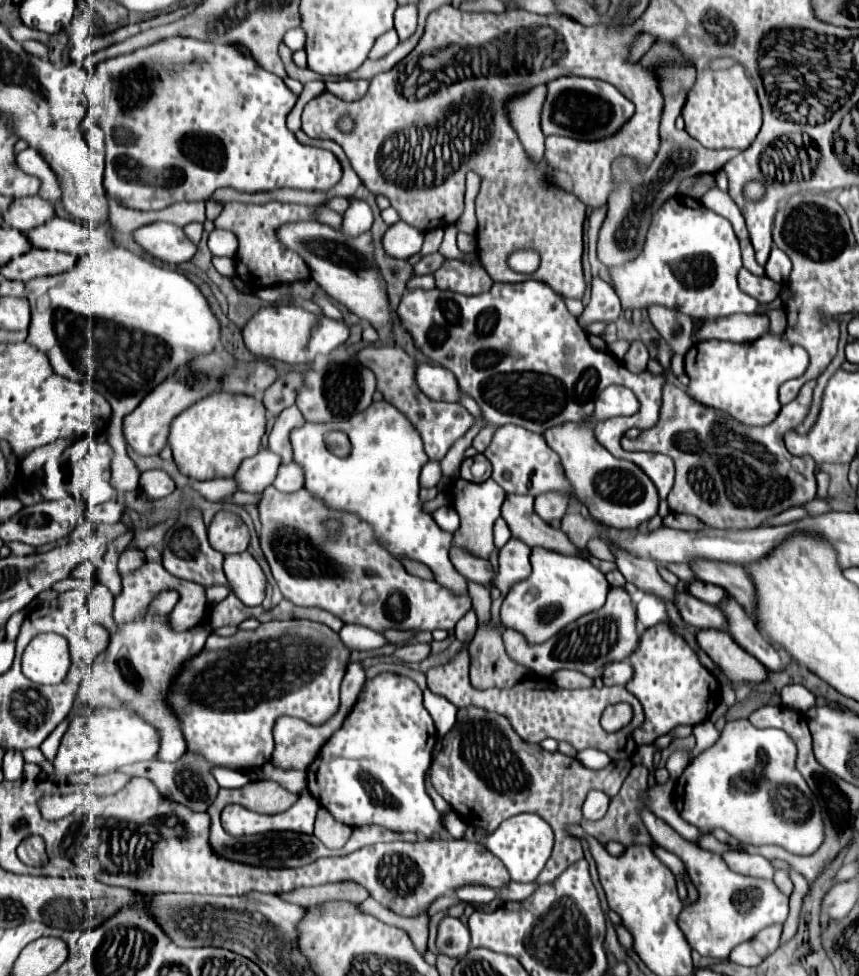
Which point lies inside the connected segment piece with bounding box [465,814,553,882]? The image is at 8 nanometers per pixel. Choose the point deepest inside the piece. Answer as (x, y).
(523, 843)

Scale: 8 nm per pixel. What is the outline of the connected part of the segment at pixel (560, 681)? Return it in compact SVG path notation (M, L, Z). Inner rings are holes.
M559 670L551 676L555 680L555 684L559 688L591 688L593 686L593 678L579 674L577 670Z

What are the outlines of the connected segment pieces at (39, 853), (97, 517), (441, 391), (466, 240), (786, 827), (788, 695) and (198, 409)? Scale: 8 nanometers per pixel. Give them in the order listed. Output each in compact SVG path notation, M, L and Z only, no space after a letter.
M29 836L25 842L21 842L21 846L17 848L17 854L21 862L29 866L40 866L47 862L45 843L39 836Z
M111 500L111 502L103 504L101 508L97 508L97 506L87 508L85 518L93 520L93 522L101 522L101 524L115 524L115 522L119 522L121 512L123 512L123 504Z
M419 364L417 384L431 400L459 402L463 396L453 372L435 364Z
M459 232L457 234L457 246L459 246L459 250L461 252L465 252L465 254L469 254L469 252L475 252L475 236L471 236L471 234L465 234L465 232Z
M749 720L727 722L719 740L691 760L677 780L679 816L699 828L701 834L723 828L751 846L775 844L797 856L813 854L823 842L821 806L813 800L811 816L803 824L795 824L793 820L779 816L771 802L771 794L779 784L793 784L799 790L809 790L807 782L795 768L795 754L795 744L783 734L783 730L759 730Z
M791 684L791 686L785 686L781 692L781 702L787 706L787 708L793 708L801 714L805 714L811 706L815 706L815 696L801 684Z
M215 392L173 420L169 432L173 460L179 472L189 480L233 478L239 464L259 452L265 426L265 406L259 398Z

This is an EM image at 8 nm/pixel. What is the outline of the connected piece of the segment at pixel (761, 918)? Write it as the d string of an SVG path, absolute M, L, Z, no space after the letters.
M639 810L639 818L651 838L663 846L665 850L679 856L687 868L691 882L695 884L699 898L695 902L687 902L679 914L679 928L687 936L687 942L697 950L701 956L709 958L729 958L729 952L739 946L741 942L751 940L763 926L785 922L789 914L789 898L775 886L773 880L765 878L751 878L733 872L719 854L707 852L685 838L681 838L671 826L663 820L655 818L649 810Z

